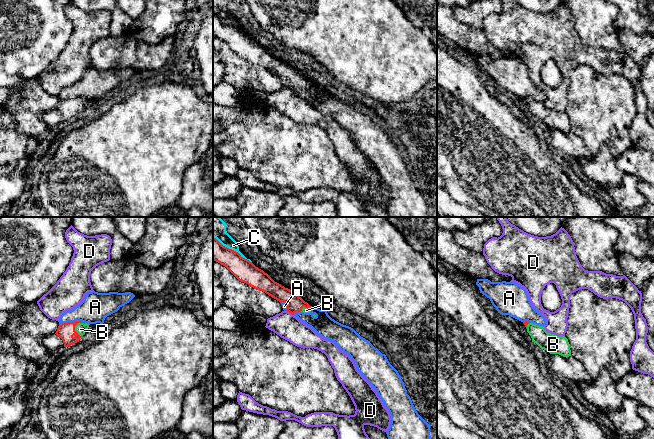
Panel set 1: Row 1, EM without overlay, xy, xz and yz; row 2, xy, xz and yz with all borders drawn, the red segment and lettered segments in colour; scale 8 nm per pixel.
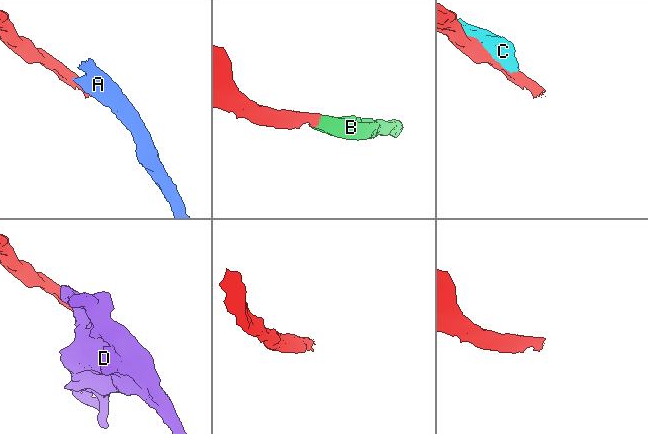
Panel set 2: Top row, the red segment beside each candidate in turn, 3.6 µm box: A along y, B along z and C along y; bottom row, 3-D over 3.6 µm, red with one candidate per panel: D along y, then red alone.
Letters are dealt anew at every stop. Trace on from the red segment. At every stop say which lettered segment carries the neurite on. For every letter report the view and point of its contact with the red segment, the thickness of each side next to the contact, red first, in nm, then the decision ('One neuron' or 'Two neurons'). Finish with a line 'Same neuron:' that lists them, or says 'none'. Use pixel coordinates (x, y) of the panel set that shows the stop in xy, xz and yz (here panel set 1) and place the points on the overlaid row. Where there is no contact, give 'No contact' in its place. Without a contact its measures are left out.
A: Touches red at xy (72, 322). Thickness 140 nm (red) against 240 nm. Two neurons
B: Touches red at xy (74, 329). Thickness 140 nm (red) against 90 nm. One neuron
C: Touches red at xz (231, 249). Thickness 180 nm (red) against 180 nm. Two neurons
D: Touches red at xz (289, 312). Thickness 130 nm (red) against 200 nm. Two neurons
Same neuron: B

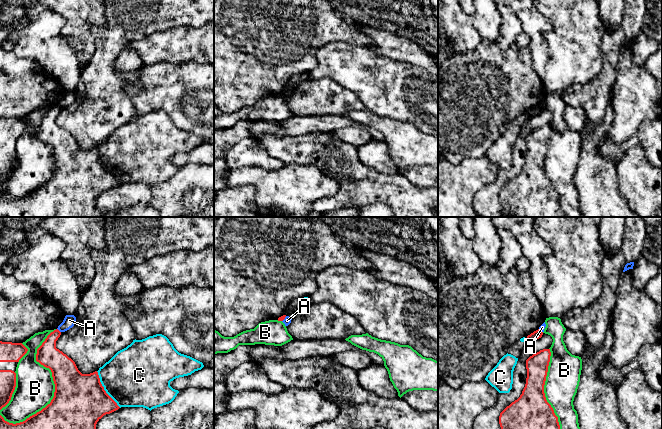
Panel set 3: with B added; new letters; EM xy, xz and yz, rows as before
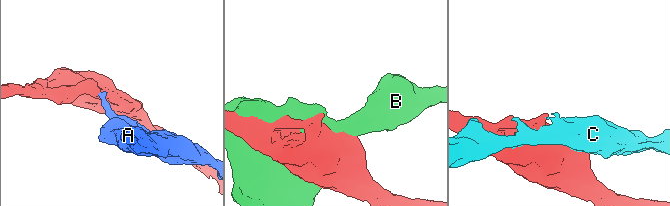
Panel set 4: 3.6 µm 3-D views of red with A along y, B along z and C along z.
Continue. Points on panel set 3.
A: Touches red at xy (58, 330). Thickness 180 nm (red) against 90 nm. Two neurons
B: Touches red at xy (55, 385). Thickness 420 nm (red) against 320 nm. Two neurons
C: Touches red at xy (103, 389). Thickness 420 nm (red) against 460 nm. Two neurons
Same neuron: none

